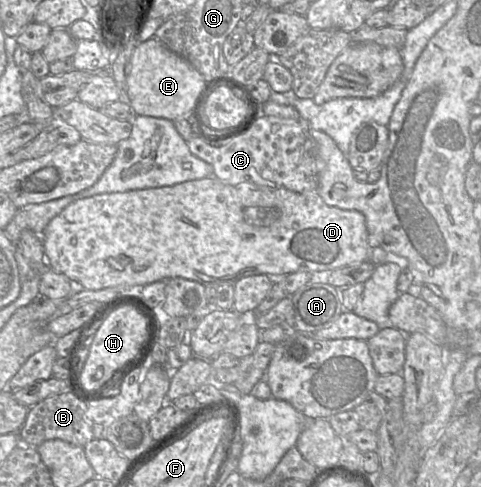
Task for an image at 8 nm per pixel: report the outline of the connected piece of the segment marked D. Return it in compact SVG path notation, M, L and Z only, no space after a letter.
M216 177L185 181L173 186L146 188L127 192L99 194L76 200L55 216L41 235L45 258L49 268L64 274L76 289L101 290L112 287L130 287L140 289L143 286L174 277L199 282L202 285L235 284L242 277L267 274L282 278L297 271L307 271L322 275L334 269L358 264L370 260L370 247L365 216L357 210L344 210L325 203L317 191L297 193L286 188L258 186L251 183L230 185Z

